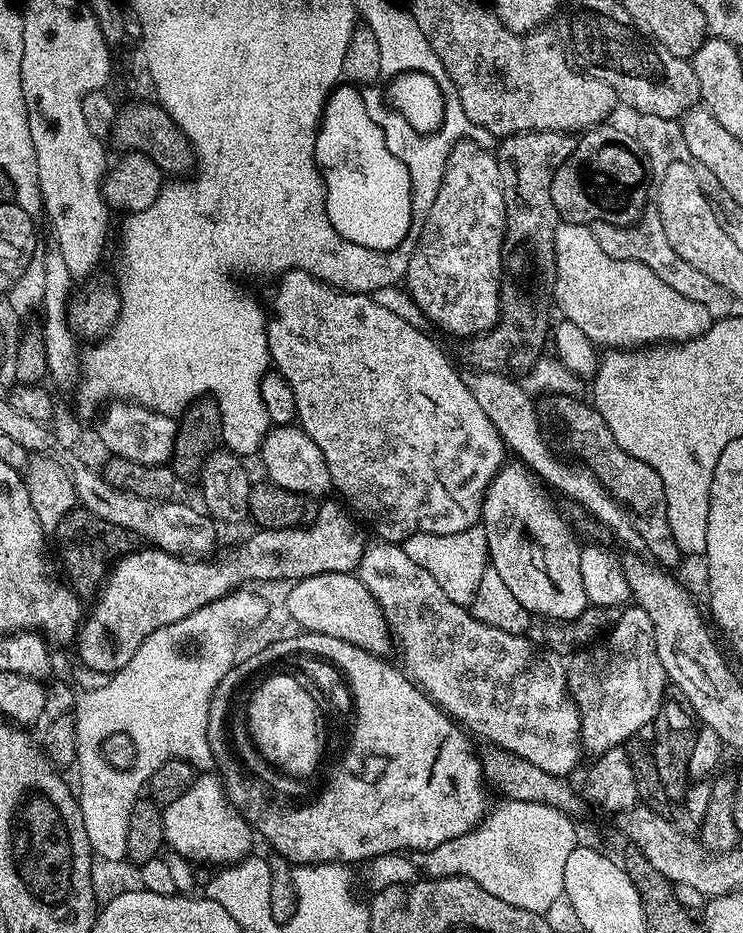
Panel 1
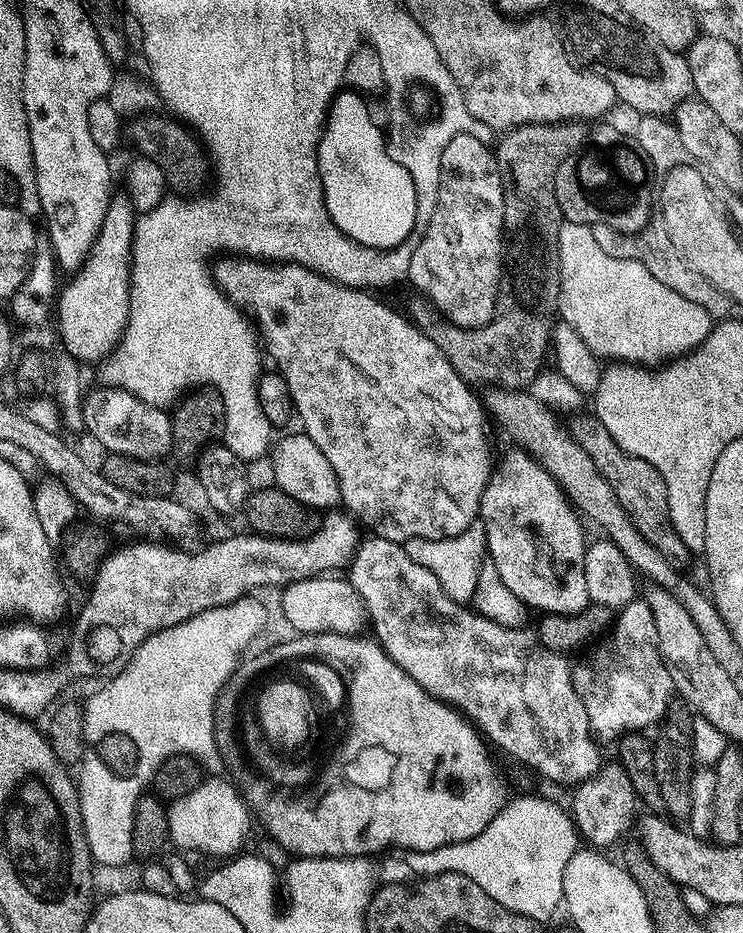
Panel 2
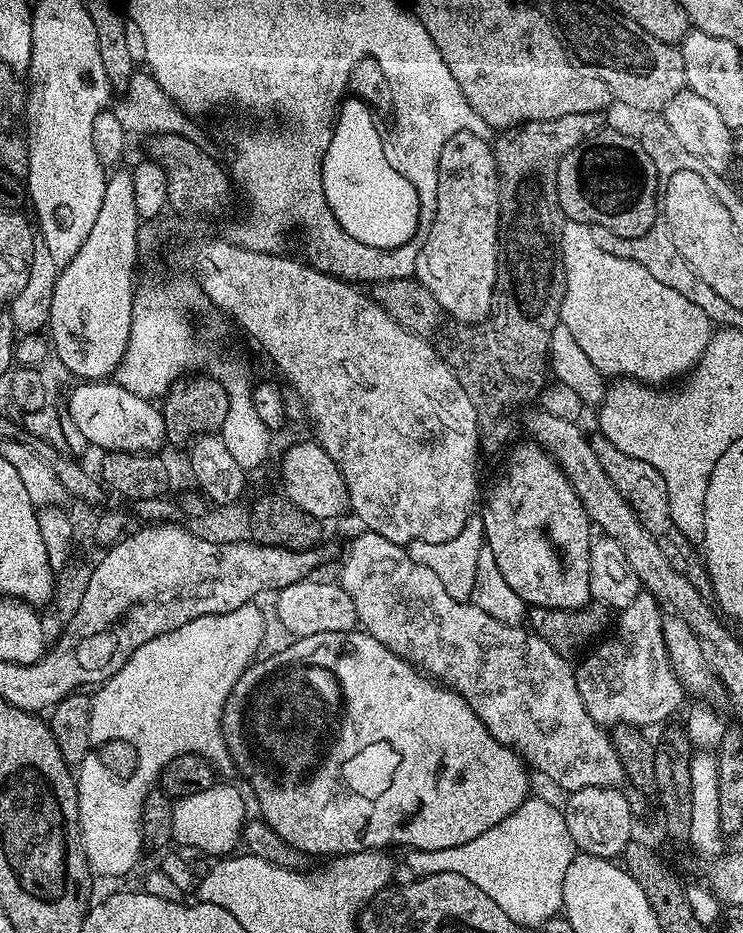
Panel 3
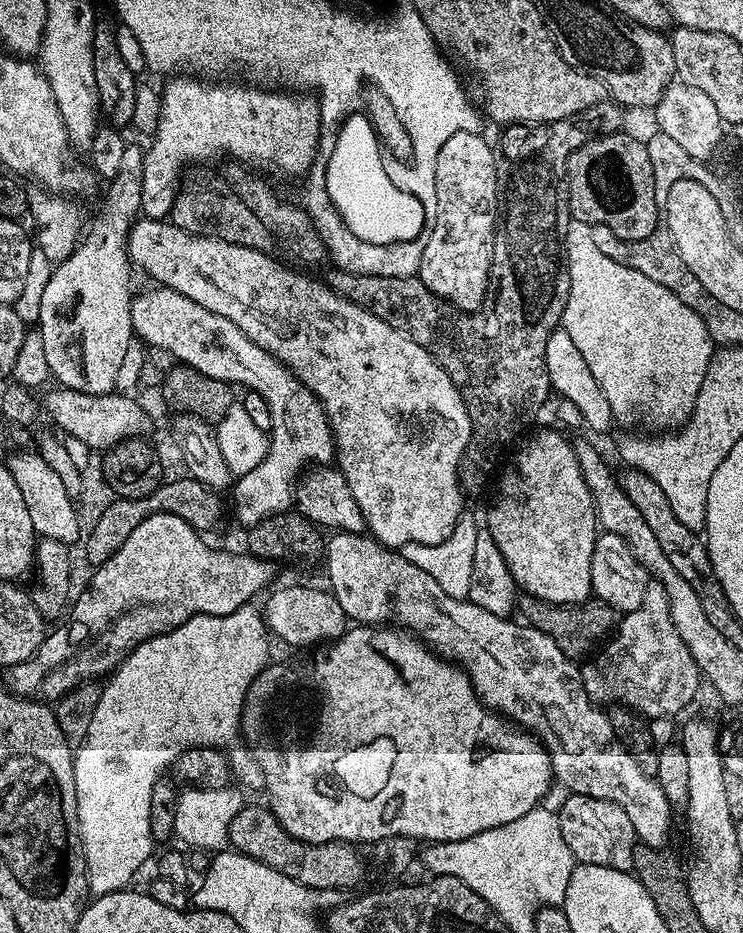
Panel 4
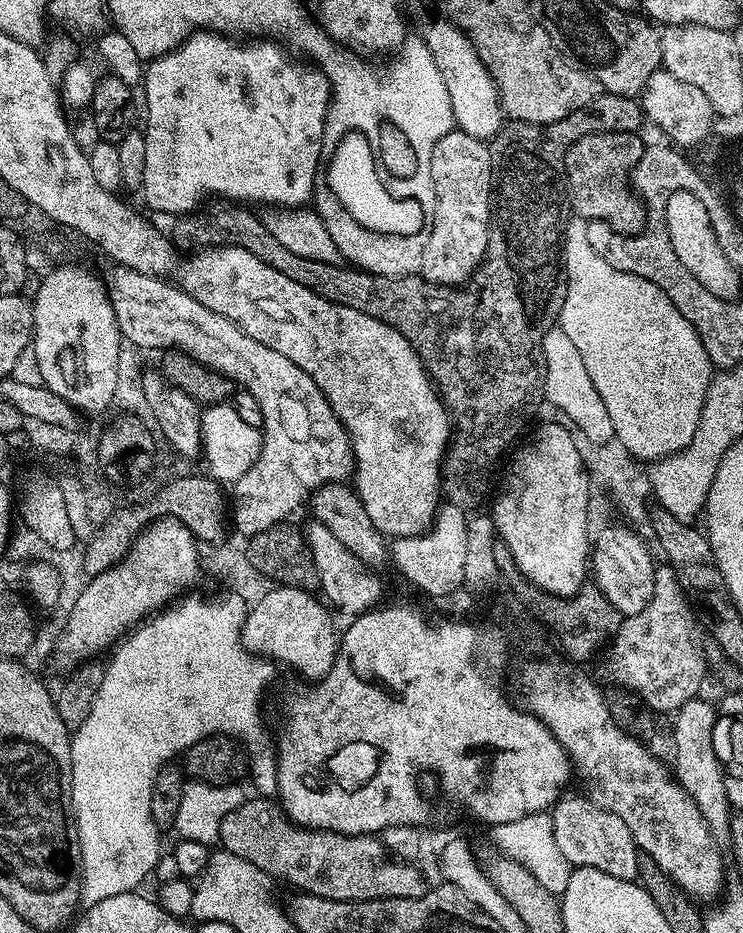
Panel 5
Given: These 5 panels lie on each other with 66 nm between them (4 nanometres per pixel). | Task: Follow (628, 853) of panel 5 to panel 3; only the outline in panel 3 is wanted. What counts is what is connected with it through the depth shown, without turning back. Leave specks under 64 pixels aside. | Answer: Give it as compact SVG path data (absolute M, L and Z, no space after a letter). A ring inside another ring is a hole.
M583 788L567 797L568 805L562 811L570 830L573 845L580 852L603 860L623 857L627 844L634 840L632 834L632 804L620 788Z

